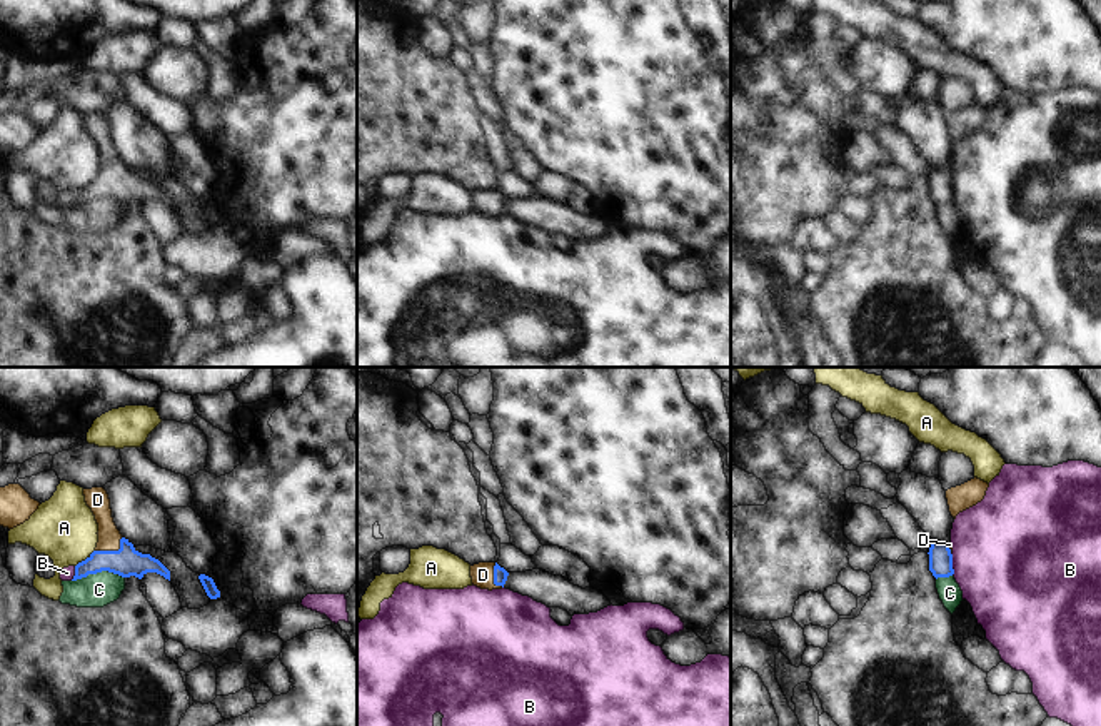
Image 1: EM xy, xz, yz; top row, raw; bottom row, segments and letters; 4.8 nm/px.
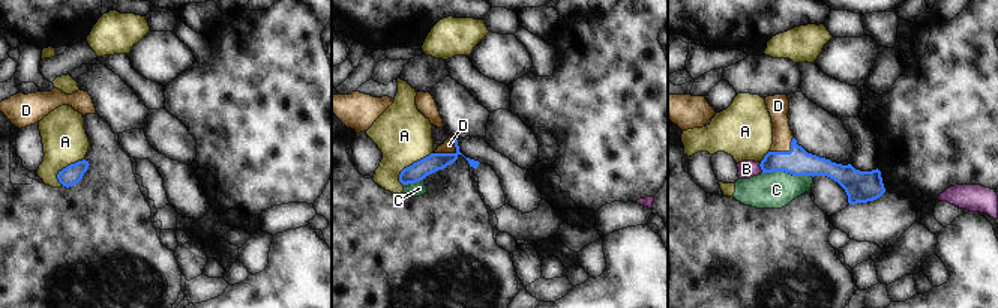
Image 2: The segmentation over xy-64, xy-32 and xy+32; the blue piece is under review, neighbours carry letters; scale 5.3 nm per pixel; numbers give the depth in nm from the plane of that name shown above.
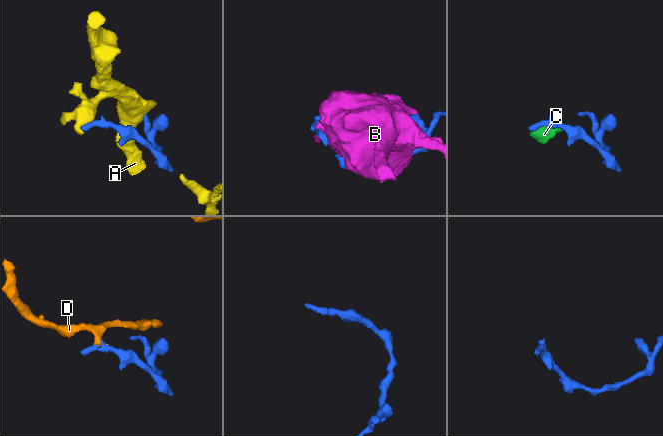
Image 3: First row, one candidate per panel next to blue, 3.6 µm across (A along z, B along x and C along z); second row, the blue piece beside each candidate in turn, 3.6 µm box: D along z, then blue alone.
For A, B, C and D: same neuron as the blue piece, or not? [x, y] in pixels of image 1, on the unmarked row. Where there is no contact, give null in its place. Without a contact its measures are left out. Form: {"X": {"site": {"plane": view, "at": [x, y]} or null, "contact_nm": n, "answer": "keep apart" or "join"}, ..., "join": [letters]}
{"A": {"site": {"plane": "xy", "at": [85, 186]}, "contact_nm": 130, "answer": "keep apart"}, "B": {"site": {"plane": "yz", "at": [951, 191]}, "contact_nm": 110, "answer": "keep apart"}, "C": {"site": {"plane": "xy", "at": [97, 197]}, "contact_nm": 260, "answer": "keep apart"}, "D": {"site": {"plane": "xy", "at": [112, 177]}, "contact_nm": 150, "answer": "join"}, "join": ["D"]}

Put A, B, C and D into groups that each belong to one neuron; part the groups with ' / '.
A C / B / D

